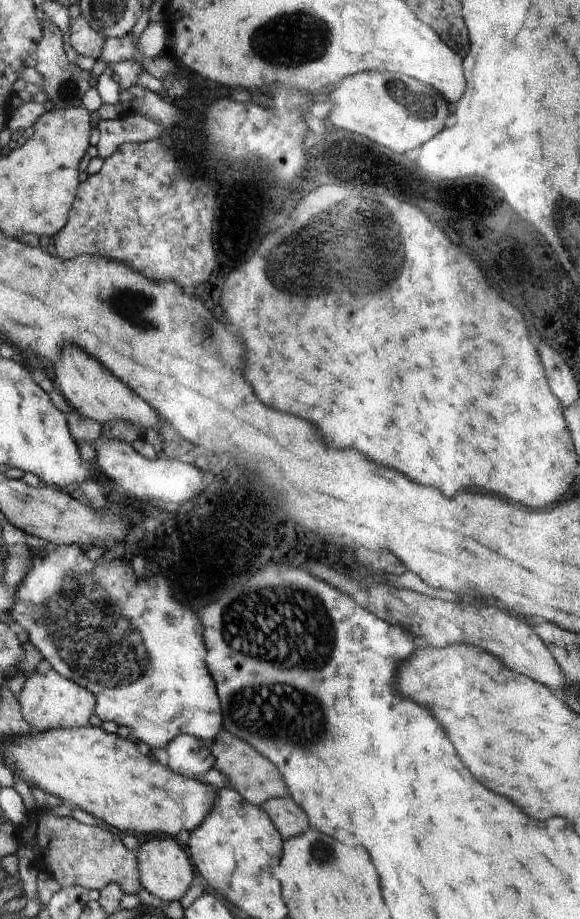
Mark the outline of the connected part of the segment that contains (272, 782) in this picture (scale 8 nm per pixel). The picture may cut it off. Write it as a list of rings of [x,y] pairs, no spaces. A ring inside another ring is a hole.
[[[222,729],[215,740],[209,743],[208,748],[214,756],[213,768],[222,772],[224,776],[228,776],[228,782],[231,782],[236,792],[244,800],[261,807],[263,803],[266,803],[266,800],[290,797],[284,776],[278,771],[278,768],[244,740],[240,740],[240,738]]]

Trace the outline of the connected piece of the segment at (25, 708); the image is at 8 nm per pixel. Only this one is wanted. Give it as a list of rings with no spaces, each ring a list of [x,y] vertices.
[[[53,669],[45,674],[34,672],[29,674],[28,680],[20,692],[18,702],[21,704],[21,712],[25,721],[28,721],[33,732],[48,732],[66,728],[80,728],[88,726],[90,716],[95,714],[94,708],[97,698],[88,689],[67,680]]]

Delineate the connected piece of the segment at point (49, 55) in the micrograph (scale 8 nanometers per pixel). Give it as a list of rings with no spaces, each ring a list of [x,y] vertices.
[[[45,17],[43,28],[46,28],[45,37],[41,40],[41,45],[38,48],[37,63],[34,67],[43,77],[39,88],[47,94],[48,101],[52,102],[53,109],[58,110],[80,106],[84,94],[90,88],[92,72],[81,70],[76,63],[68,61],[63,48],[63,36],[54,22],[50,22]]]

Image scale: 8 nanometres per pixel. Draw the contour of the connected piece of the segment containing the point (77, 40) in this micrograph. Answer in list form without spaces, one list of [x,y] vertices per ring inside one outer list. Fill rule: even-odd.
[[[82,16],[70,19],[69,27],[70,43],[76,53],[98,60],[104,51],[106,38],[88,25]]]

